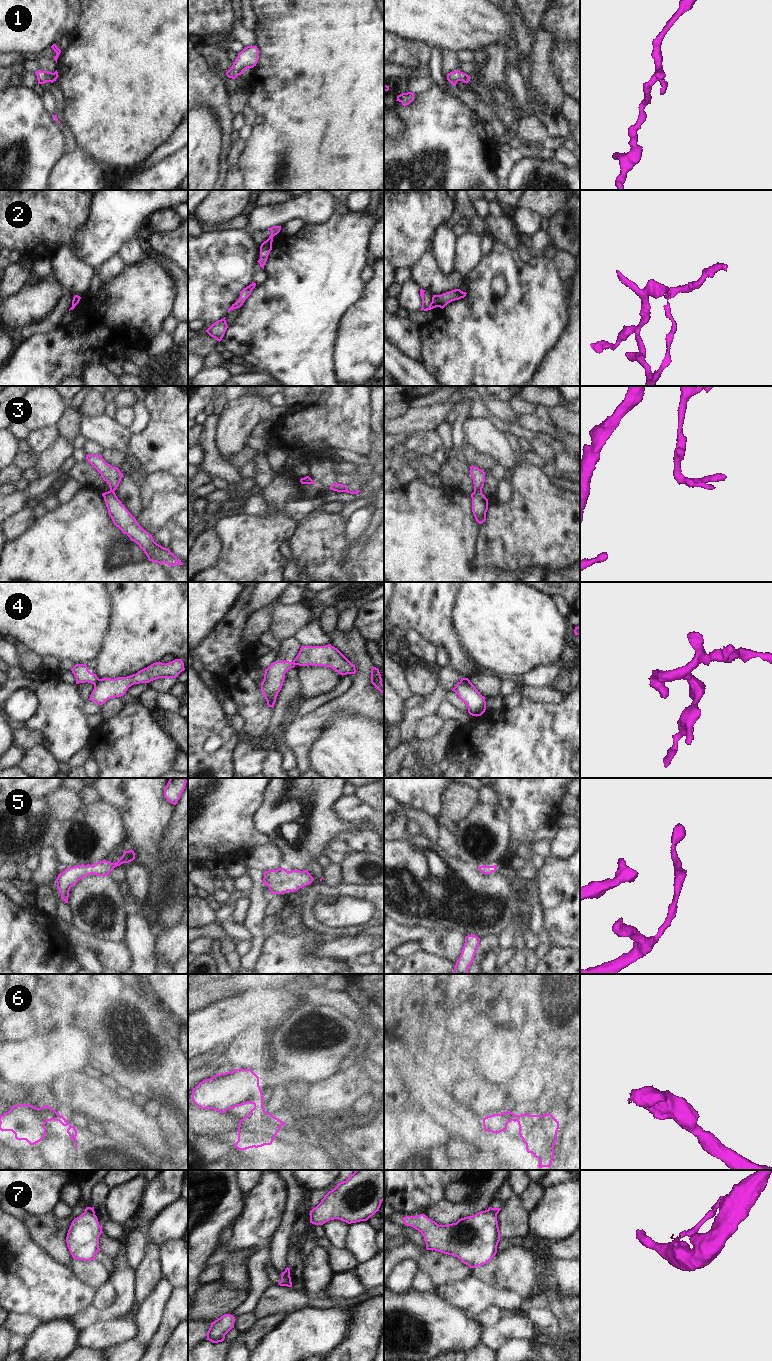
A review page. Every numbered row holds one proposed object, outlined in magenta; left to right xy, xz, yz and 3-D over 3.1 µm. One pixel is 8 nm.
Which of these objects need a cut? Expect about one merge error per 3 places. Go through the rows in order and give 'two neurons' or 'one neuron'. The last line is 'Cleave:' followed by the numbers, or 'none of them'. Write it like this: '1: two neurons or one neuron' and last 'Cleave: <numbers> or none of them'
1: one neuron
2: two neurons
3: two neurons
4: two neurons
5: one neuron
6: two neurons
7: two neurons
Cleave: 2, 3, 4, 6, 7

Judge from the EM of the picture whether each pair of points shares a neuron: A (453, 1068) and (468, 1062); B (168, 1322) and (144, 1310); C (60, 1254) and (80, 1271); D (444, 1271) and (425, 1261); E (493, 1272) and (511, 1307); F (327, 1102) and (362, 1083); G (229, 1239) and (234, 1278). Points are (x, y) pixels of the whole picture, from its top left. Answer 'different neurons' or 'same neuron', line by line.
A: same neuron
B: different neurons
C: different neurons
D: same neuron
E: different neurons
F: same neuron
G: same neuron

